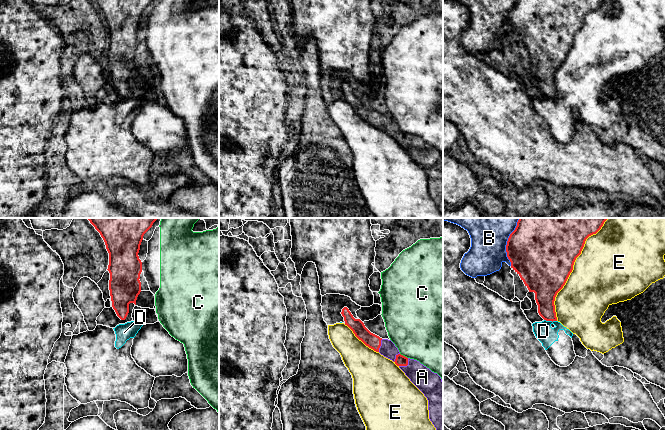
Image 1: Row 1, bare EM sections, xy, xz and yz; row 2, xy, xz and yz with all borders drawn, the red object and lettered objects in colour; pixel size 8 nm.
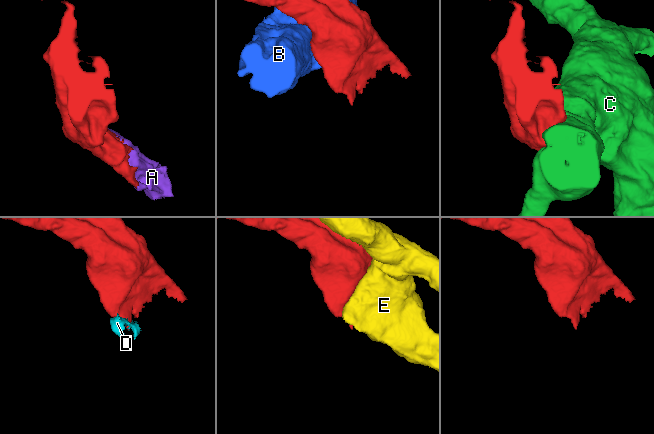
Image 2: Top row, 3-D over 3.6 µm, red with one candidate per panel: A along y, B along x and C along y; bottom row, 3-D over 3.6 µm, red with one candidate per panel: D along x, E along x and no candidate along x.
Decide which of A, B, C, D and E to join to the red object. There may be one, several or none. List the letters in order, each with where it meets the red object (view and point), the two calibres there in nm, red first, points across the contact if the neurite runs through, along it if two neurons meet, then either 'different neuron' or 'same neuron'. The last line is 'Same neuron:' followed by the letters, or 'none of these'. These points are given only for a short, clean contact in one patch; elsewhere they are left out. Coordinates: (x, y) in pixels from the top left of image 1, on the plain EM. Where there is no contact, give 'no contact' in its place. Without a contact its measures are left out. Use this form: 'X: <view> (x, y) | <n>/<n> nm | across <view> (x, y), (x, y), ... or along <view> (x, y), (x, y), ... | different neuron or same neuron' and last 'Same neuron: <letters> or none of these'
A: xz (406, 141) | 90/190 nm | same neuron
B: yz (506, 21) | 440/280 nm | different neuron
C: xz (404, 132) | 90/480 nm | different neuron
D: yz (550, 96) | 180/150 nm | along yz (544, 95), (556, 97) | different neuron
E: yz (571, 47) | 480/480 nm | different neuron
Same neuron: A

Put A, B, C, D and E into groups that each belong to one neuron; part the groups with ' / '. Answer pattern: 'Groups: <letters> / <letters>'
Groups: A / B / C / D E

